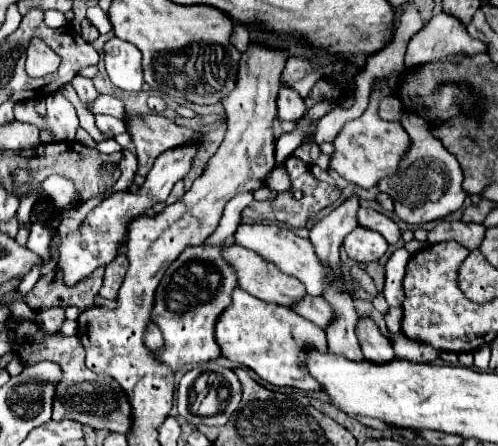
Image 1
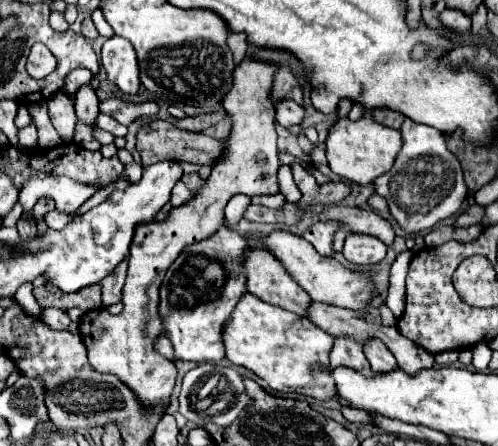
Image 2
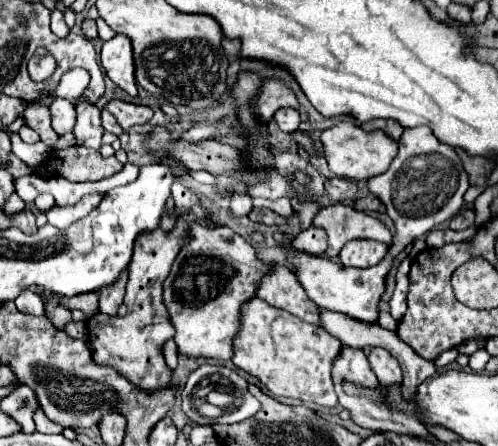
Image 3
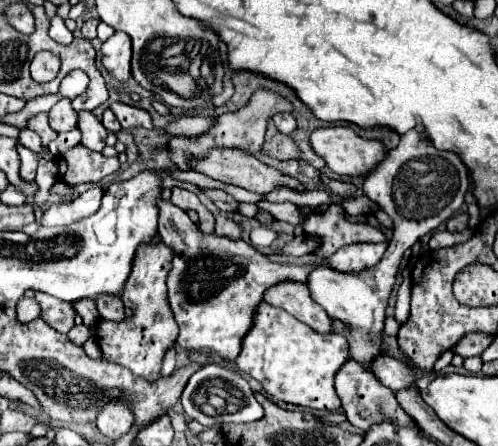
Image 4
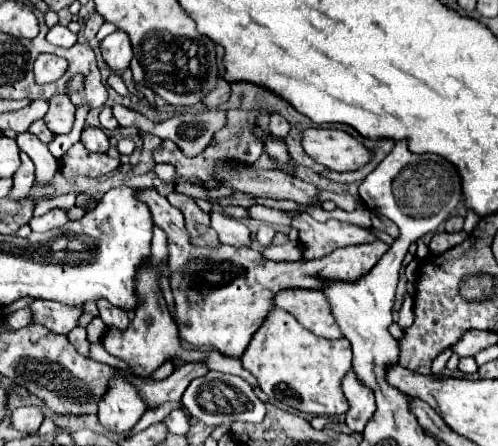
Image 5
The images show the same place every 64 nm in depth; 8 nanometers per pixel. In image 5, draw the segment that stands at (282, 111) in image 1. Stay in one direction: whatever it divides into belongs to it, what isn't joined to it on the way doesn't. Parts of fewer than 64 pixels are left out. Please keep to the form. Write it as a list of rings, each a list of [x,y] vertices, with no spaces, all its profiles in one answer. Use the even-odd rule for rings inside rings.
[[[272,114],[272,116],[270,116],[270,132],[272,132],[272,134],[284,138],[284,136],[288,136],[290,128],[292,128],[292,124],[290,124],[282,114]]]

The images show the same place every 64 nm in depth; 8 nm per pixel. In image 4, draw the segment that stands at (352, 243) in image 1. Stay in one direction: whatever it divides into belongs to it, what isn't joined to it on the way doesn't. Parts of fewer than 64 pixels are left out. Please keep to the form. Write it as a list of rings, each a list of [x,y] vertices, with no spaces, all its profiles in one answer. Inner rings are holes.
[[[348,244],[348,248],[340,248],[334,256],[326,258],[322,264],[328,264],[340,272],[360,272],[380,262],[386,250],[384,244]]]

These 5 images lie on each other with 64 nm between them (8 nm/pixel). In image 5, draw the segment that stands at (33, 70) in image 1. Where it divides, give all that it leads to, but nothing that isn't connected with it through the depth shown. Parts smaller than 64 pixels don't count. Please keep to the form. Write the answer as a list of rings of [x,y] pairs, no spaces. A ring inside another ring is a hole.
[[[40,54],[34,62],[34,76],[36,82],[54,82],[66,72],[66,60],[52,56],[52,54]]]

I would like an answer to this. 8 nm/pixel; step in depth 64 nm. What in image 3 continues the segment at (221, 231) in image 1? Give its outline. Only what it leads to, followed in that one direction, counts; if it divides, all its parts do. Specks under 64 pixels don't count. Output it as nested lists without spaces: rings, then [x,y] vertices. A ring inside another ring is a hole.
[[[232,194],[232,200],[230,200],[230,212],[240,218],[242,214],[246,216],[248,212],[252,210],[252,198],[248,194]]]

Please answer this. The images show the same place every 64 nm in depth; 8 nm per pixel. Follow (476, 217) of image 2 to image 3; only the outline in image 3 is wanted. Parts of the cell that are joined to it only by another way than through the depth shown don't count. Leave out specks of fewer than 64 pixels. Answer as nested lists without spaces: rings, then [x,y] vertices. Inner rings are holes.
[[[468,208],[468,210],[456,214],[456,216],[450,220],[450,228],[454,228],[454,230],[464,230],[464,228],[472,226],[474,220],[476,220],[476,212],[474,212],[472,208]]]

